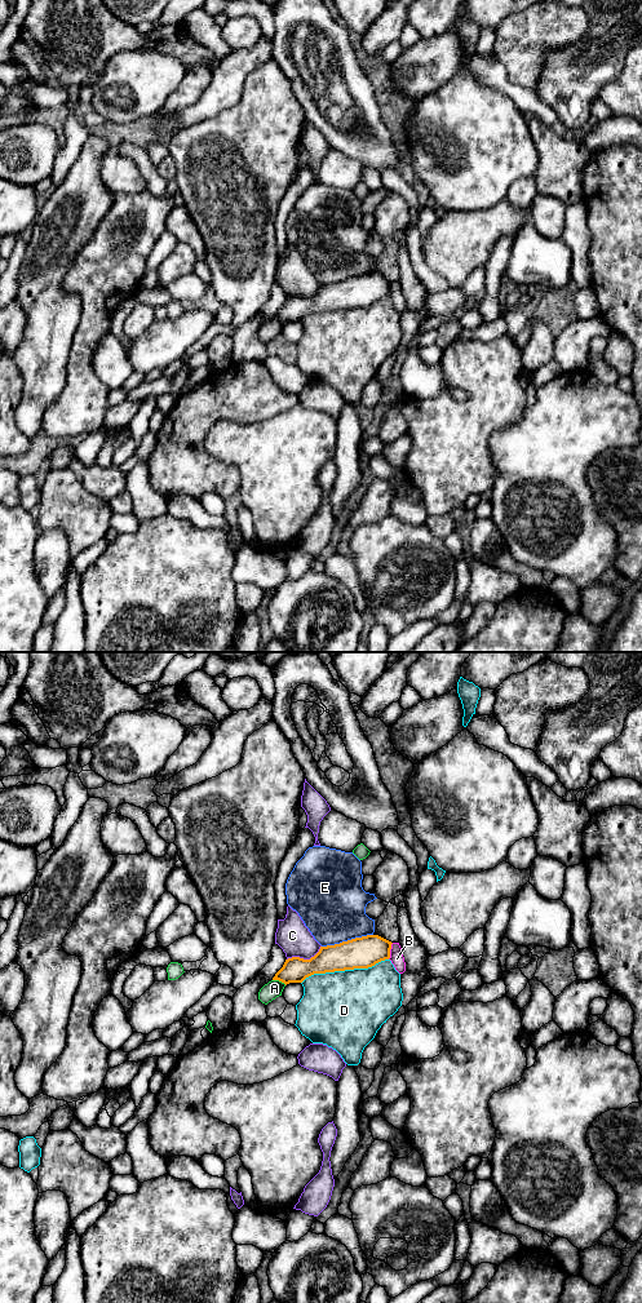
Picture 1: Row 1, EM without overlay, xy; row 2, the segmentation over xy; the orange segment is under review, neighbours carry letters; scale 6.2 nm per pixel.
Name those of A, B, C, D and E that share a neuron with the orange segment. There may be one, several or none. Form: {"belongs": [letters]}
{"belongs": []}

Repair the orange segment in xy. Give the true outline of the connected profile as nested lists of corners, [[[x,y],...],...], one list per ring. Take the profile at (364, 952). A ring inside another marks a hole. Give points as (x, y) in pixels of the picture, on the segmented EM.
[[[367,935],[340,944],[320,947],[319,952],[310,959],[300,957],[285,959],[273,980],[279,980],[287,985],[302,983],[314,974],[368,969],[390,958],[391,944],[378,935]]]

